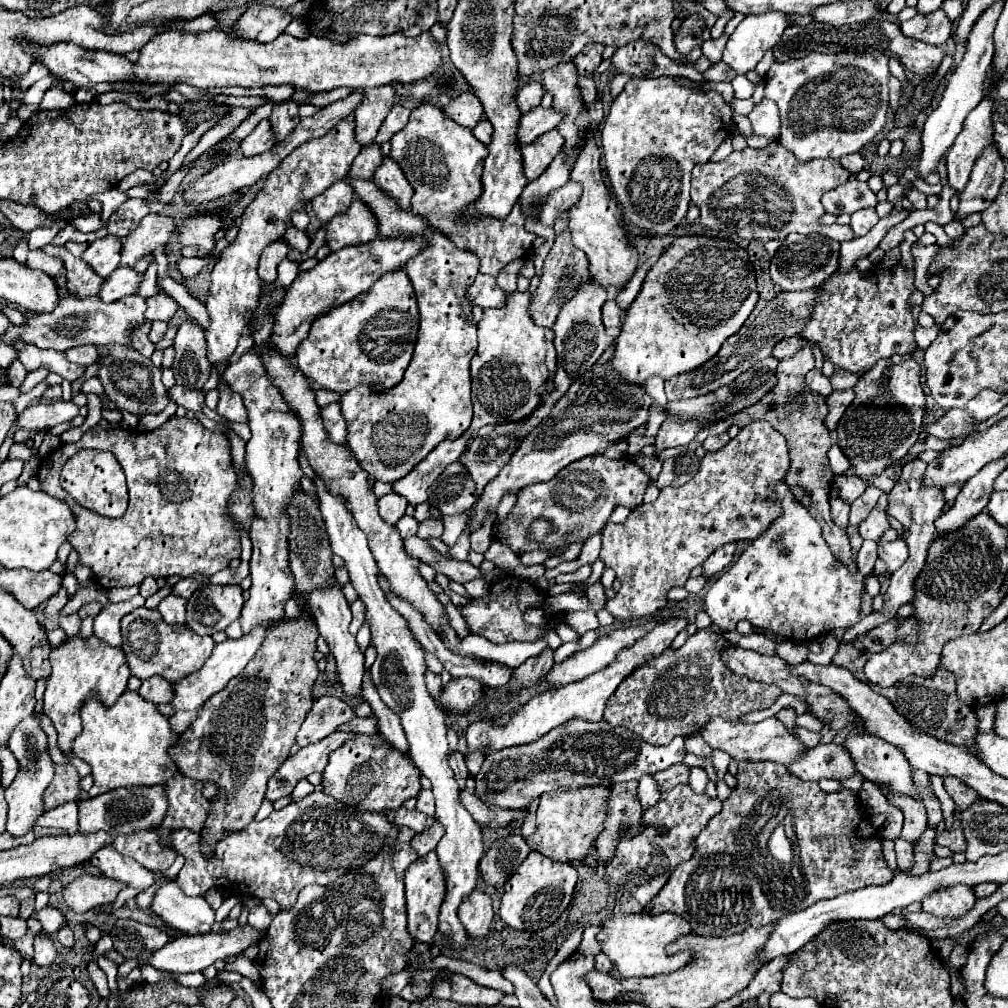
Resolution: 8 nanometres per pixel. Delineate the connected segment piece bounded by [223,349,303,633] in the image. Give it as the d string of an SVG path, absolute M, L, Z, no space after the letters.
M257 349L245 351L237 363L231 363L229 371L225 371L223 377L227 385L241 395L247 409L247 425L251 429L251 439L245 445L245 465L249 475L253 477L253 507L257 521L253 521L251 529L253 557L249 565L253 585L241 613L241 629L243 633L249 633L257 625L273 625L275 621L281 621L285 617L283 605L293 595L293 575L289 573L287 561L289 517L285 513L285 505L289 503L293 491L299 487L299 479L303 475L297 459L301 425L297 415L285 403L279 387L269 381L261 353Z

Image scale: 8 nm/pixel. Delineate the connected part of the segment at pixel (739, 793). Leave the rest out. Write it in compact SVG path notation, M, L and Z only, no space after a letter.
M763 761L763 763L745 763L739 765L739 773L737 773L737 789L731 791L729 799L723 801L723 811L719 815L715 815L709 825L699 833L697 837L697 849L695 855L681 863L669 877L669 883L665 885L665 889L661 889L661 893L653 899L653 905L649 909L651 915L659 915L659 913L675 913L681 915L689 925L693 935L713 935L713 937L725 937L725 935L735 935L735 933L743 933L747 927L763 927L763 925L771 925L773 921L779 921L781 917L799 911L799 909L807 909L809 905L821 901L821 899L833 899L837 895L861 889L861 887L869 887L869 885L885 885L893 879L893 871L887 867L883 853L881 853L881 835L879 829L871 827L869 823L869 813L867 809L859 803L857 805L857 795L851 793L849 789L841 789L837 793L825 793L819 789L817 783L805 783L805 781L797 781L797 777L791 777L791 773L783 767L783 765L773 765L771 761Z

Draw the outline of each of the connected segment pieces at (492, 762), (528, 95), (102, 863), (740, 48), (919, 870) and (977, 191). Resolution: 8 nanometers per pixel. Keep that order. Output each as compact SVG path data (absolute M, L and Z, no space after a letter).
M569 721L551 729L535 743L501 749L485 757L477 781L477 797L501 809L525 809L535 797L555 789L577 789L587 785L615 785L639 779L643 773L663 771L685 757L683 737L669 745L645 743L625 727L611 727L607 721Z
M533 81L533 83L527 83L525 87L521 87L517 93L517 105L519 105L521 113L527 113L529 109L537 107L541 103L541 97L543 97L541 83Z
M111 845L95 851L90 861L97 869L101 869L105 877L119 879L129 887L137 887L145 891L147 887L153 885L153 873L149 869L145 869L143 865L137 865L137 861L133 861L131 857L117 853L115 847Z
M777 11L745 17L727 41L723 63L727 63L739 75L753 71L763 55L781 39L785 27L785 15Z
M927 823L917 845L913 847L913 867L907 871L907 875L923 875L925 871L929 871L929 865L931 865L931 859L933 859L933 853L935 853L933 851L935 831L937 831L937 827L931 827Z
M989 145L989 149L985 149L985 153L977 159L977 165L973 167L963 193L959 193L959 209L955 213L955 221L961 221L969 213L985 211L993 203L1003 183L1003 167L1005 163L995 145Z

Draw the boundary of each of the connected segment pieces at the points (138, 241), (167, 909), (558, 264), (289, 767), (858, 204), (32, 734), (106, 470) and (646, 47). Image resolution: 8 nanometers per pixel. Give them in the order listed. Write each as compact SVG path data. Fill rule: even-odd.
M147 215L141 225L121 239L121 267L135 267L139 259L149 255L157 245L165 245L173 235L175 223L165 215Z
M173 881L157 889L151 909L169 925L191 935L209 933L215 923L215 911L209 907L205 897L189 897L181 893Z
M567 227L557 235L557 239L555 239L555 243L553 243L553 247L551 247L547 259L545 259L541 283L531 297L529 315L531 315L533 323L539 325L539 327L551 327L561 305L565 303L565 299L569 299L575 293L577 285L581 285L585 281L591 281L589 271L587 271L587 257L585 257L585 253L581 253L581 249L577 249L571 243L571 231Z
M335 731L329 737L321 739L319 743L303 747L299 753L287 757L285 763L269 779L265 799L277 801L281 797L287 797L301 779L305 779L307 775L311 775L315 771L323 771L327 765L329 753L335 751L337 747L341 747L349 737L355 737L355 735Z
M855 179L855 181L847 181L847 183L827 191L821 197L821 203L825 207L825 213L833 213L833 215L849 213L851 215L863 207L875 207L877 197L869 189L867 183L861 183Z
M29 715L25 721L21 721L13 733L9 735L9 745L11 753L15 755L19 763L19 773L15 775L13 783L5 791L5 801L9 803L9 817L7 817L7 831L13 837L23 837L29 831L33 831L35 821L45 813L43 809L43 791L53 779L55 773L55 763L51 761L49 747L47 747L47 735L39 725L39 719L35 715Z
M81 451L71 457L69 463L65 463L61 473L61 487L85 509L117 519L127 509L127 485L125 485L125 473L121 465L117 465L117 459L113 453L105 451Z
M637 39L625 47L619 47L613 55L613 65L617 73L627 73L631 77L685 77L695 83L705 83L703 75L691 65L671 61L661 49L649 41Z

